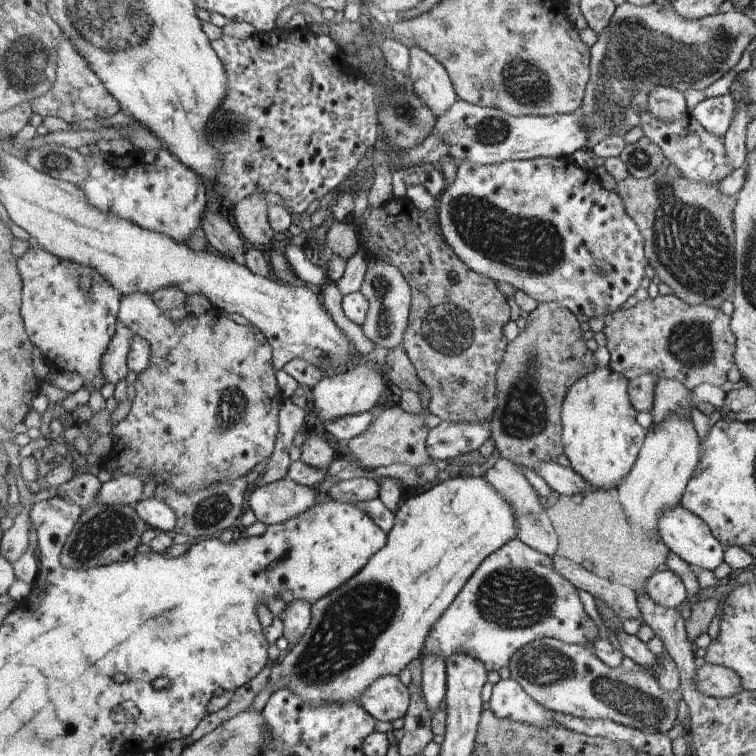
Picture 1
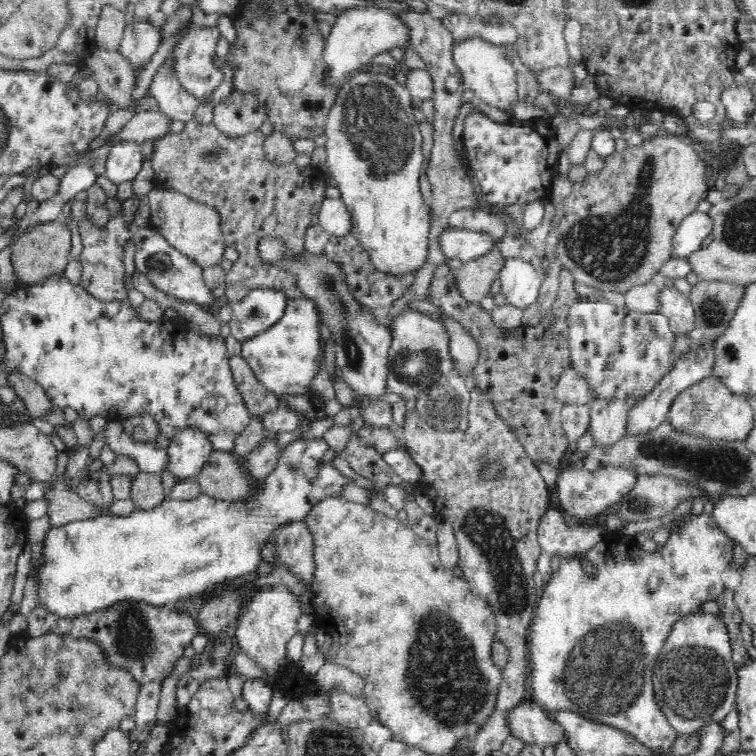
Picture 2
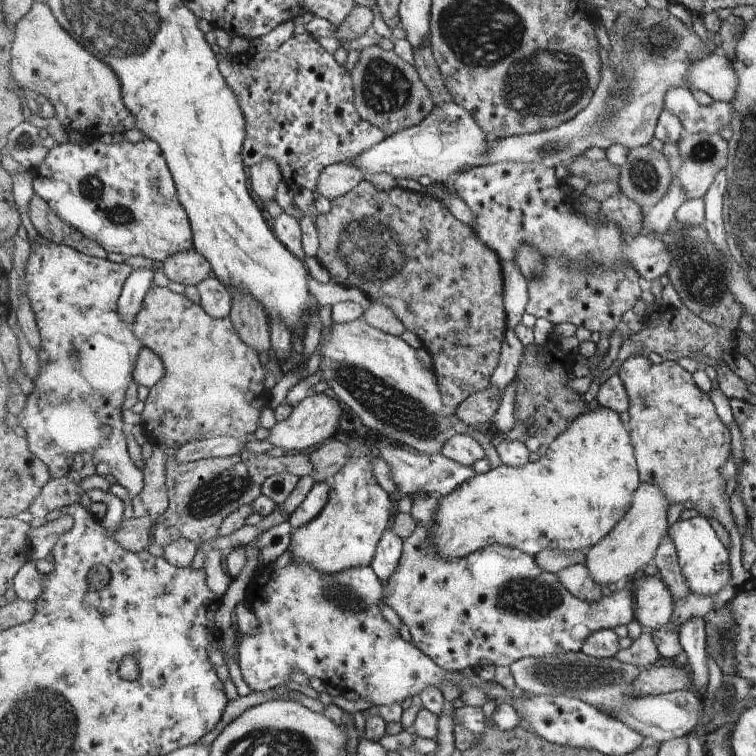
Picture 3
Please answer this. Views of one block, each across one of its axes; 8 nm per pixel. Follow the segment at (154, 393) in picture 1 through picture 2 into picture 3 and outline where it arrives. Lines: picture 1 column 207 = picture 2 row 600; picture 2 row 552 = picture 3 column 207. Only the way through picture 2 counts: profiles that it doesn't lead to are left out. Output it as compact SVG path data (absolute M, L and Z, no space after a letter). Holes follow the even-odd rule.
M153 285L144 300L141 312L136 316L134 332L143 346L152 348L164 360L165 374L151 389L141 414L142 434L148 443L163 440L167 447L179 449L186 442L216 436L232 436L243 444L255 440L261 412L269 404L269 392L265 388L265 356L249 346L236 331L231 317L213 318L202 305L193 302L184 293L175 293L168 287Z

